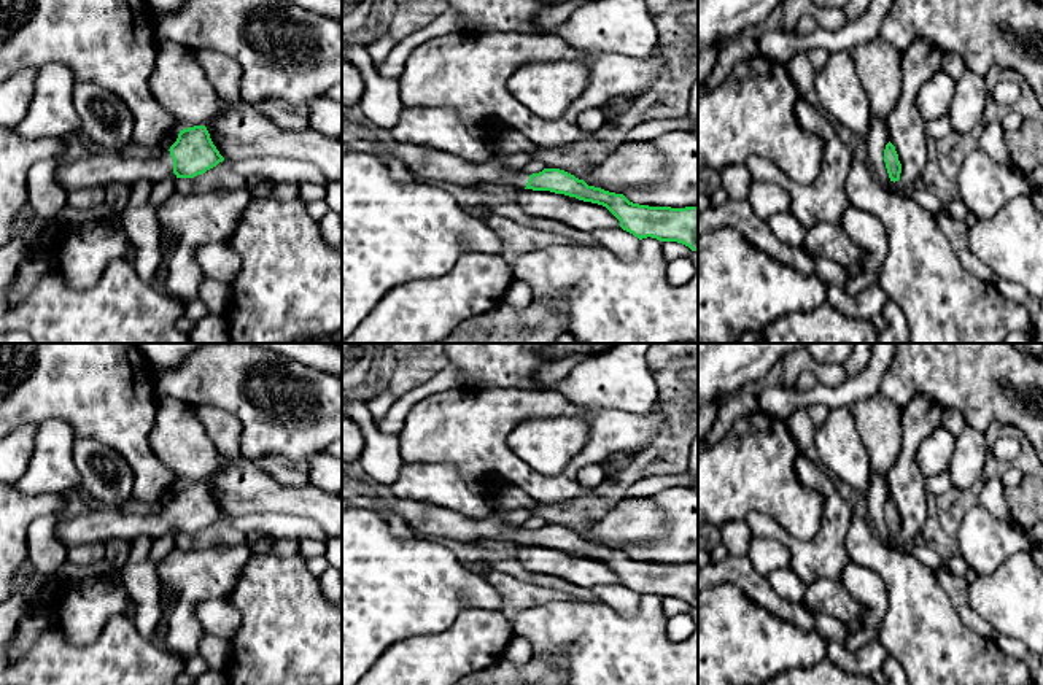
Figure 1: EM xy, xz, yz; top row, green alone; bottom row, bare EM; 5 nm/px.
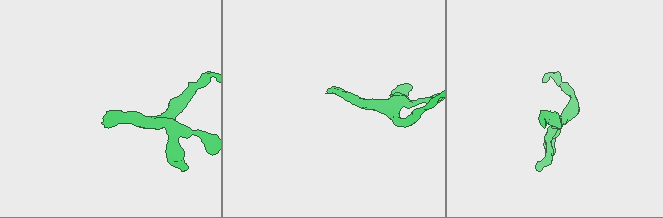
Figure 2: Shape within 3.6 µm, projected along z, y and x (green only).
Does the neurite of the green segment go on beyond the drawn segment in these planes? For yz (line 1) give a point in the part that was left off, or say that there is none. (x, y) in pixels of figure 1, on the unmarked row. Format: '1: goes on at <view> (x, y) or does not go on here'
1: does not go on here

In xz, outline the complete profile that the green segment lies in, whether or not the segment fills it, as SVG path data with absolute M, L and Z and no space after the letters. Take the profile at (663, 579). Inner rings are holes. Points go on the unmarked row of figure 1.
M393 497L391 501L380 501L377 513L386 521L391 517L402 518L420 537L445 537L463 544L496 539L515 545L550 547L598 559L620 577L623 586L639 596L652 593L660 598L677 598L698 609L698 563L639 561L630 558L623 550L588 542L564 526L544 524L528 531L523 526L509 526L494 512L480 520L467 520L447 509Z

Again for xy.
M205 482L180 486L176 497L159 513L140 515L97 505L81 515L57 518L59 539L72 547L79 544L126 539L134 542L140 536L161 537L175 529L176 534L194 534L216 523L224 513L213 501Z

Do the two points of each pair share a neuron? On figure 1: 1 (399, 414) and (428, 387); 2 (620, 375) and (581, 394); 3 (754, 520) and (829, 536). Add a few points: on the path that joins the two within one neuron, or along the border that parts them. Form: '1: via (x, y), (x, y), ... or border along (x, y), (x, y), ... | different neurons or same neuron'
1: via (404, 406), (420, 391) | same neuron
2: via (611, 380), (590, 387) | same neuron
3: via (773, 530), (795, 547), (810, 547) | same neuron

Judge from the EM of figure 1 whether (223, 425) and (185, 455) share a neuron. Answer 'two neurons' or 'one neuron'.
one neuron

